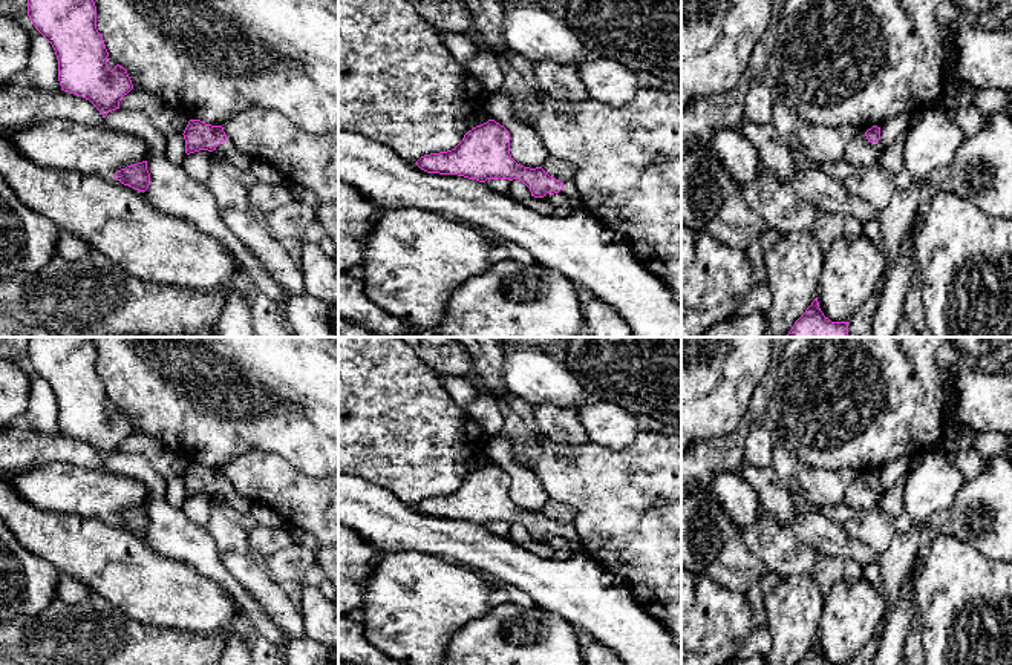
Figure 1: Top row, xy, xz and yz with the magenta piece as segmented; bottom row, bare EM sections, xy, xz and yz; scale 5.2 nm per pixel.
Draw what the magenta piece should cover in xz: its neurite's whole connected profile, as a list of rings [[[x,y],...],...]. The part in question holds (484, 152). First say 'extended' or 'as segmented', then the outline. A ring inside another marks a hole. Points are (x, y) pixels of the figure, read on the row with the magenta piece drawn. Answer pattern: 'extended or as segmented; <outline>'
extended; [[[488,120],[468,130],[452,150],[424,155],[416,165],[427,173],[458,175],[485,182],[487,179],[519,179],[534,198],[559,193],[571,201],[573,208],[582,208],[574,182],[560,182],[542,167],[530,169],[517,164],[510,155],[508,130]]]

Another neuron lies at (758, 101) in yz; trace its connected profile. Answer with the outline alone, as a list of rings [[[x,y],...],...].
[[[755,81],[749,86],[744,98],[744,120],[756,126],[770,123],[770,109],[773,95],[770,86],[764,81]]]

